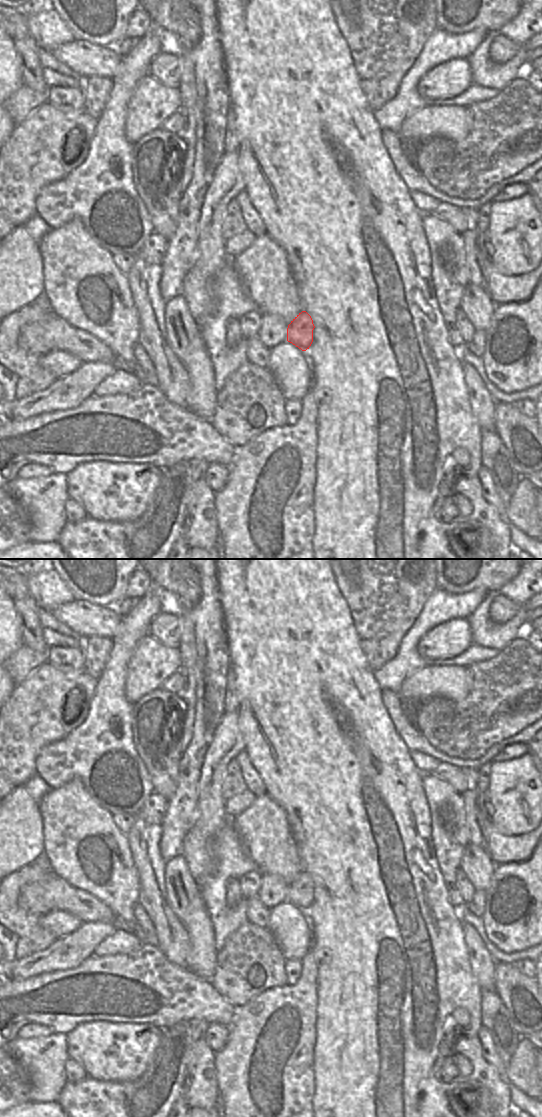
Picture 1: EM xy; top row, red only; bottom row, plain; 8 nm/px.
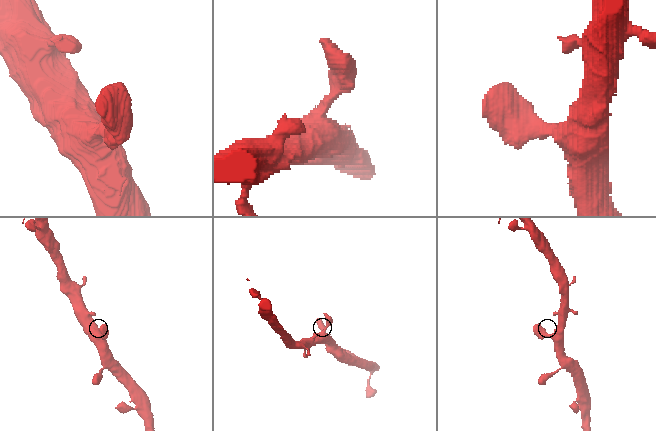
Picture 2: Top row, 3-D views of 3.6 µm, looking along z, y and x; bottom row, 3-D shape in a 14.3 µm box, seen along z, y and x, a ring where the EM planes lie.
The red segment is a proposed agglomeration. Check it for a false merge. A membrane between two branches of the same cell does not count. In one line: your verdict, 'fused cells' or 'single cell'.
single cell

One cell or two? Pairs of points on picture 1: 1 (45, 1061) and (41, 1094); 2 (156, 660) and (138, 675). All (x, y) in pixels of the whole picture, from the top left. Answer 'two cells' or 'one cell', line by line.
1: one cell
2: one cell

